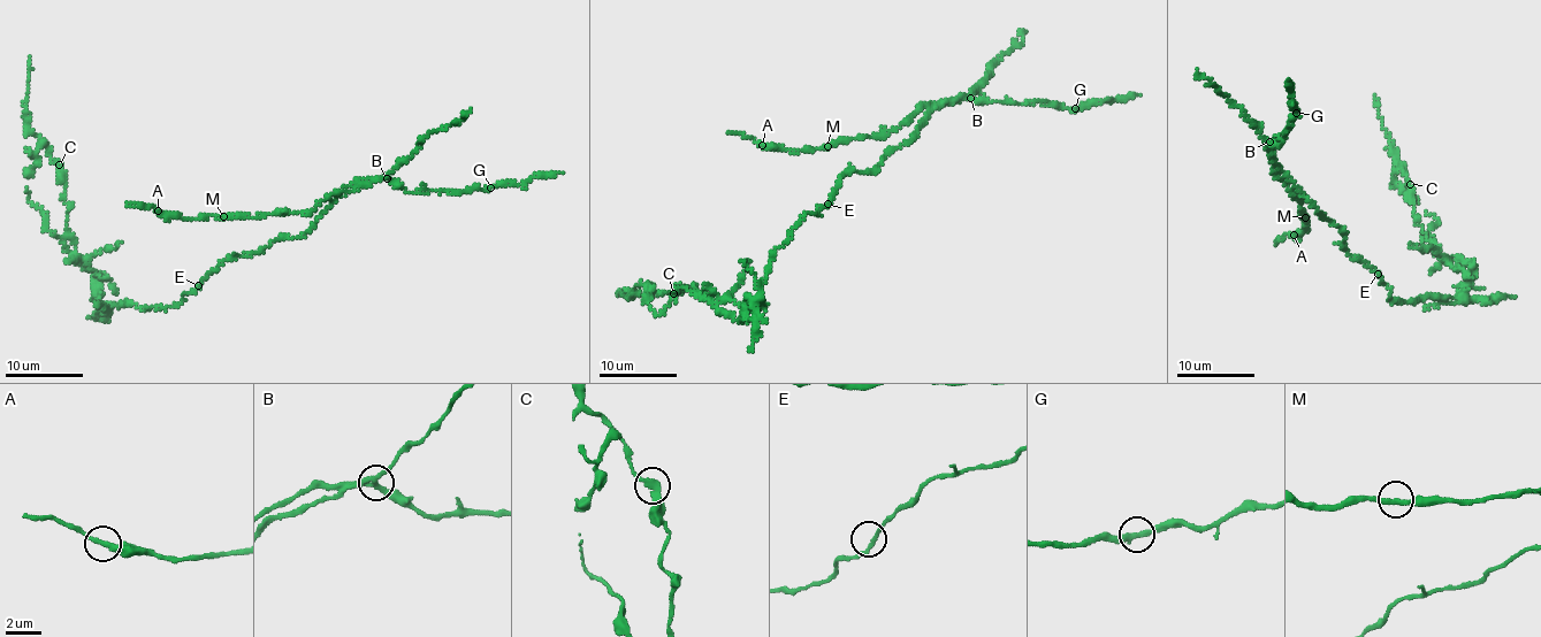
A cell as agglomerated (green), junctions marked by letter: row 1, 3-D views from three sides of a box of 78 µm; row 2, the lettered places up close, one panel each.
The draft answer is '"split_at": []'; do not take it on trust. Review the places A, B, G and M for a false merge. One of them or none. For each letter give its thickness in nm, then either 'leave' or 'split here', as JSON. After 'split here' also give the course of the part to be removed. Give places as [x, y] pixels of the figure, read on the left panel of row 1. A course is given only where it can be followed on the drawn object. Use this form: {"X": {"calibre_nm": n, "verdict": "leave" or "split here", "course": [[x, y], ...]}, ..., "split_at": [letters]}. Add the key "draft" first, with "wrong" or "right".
{"draft": "wrong", "A": {"calibre_nm": 280, "verdict": "leave"}, "B": {"calibre_nm": 280, "verdict": "split here", "course": [[386, 177], [178, 302], [113, 309], [63, 244], [62, 170], [27, 117], [30, 58]]}, "G": {"calibre_nm": 320, "verdict": "leave"}, "M": {"calibre_nm": 280, "verdict": "leave"}, "split_at": ["B"]}

